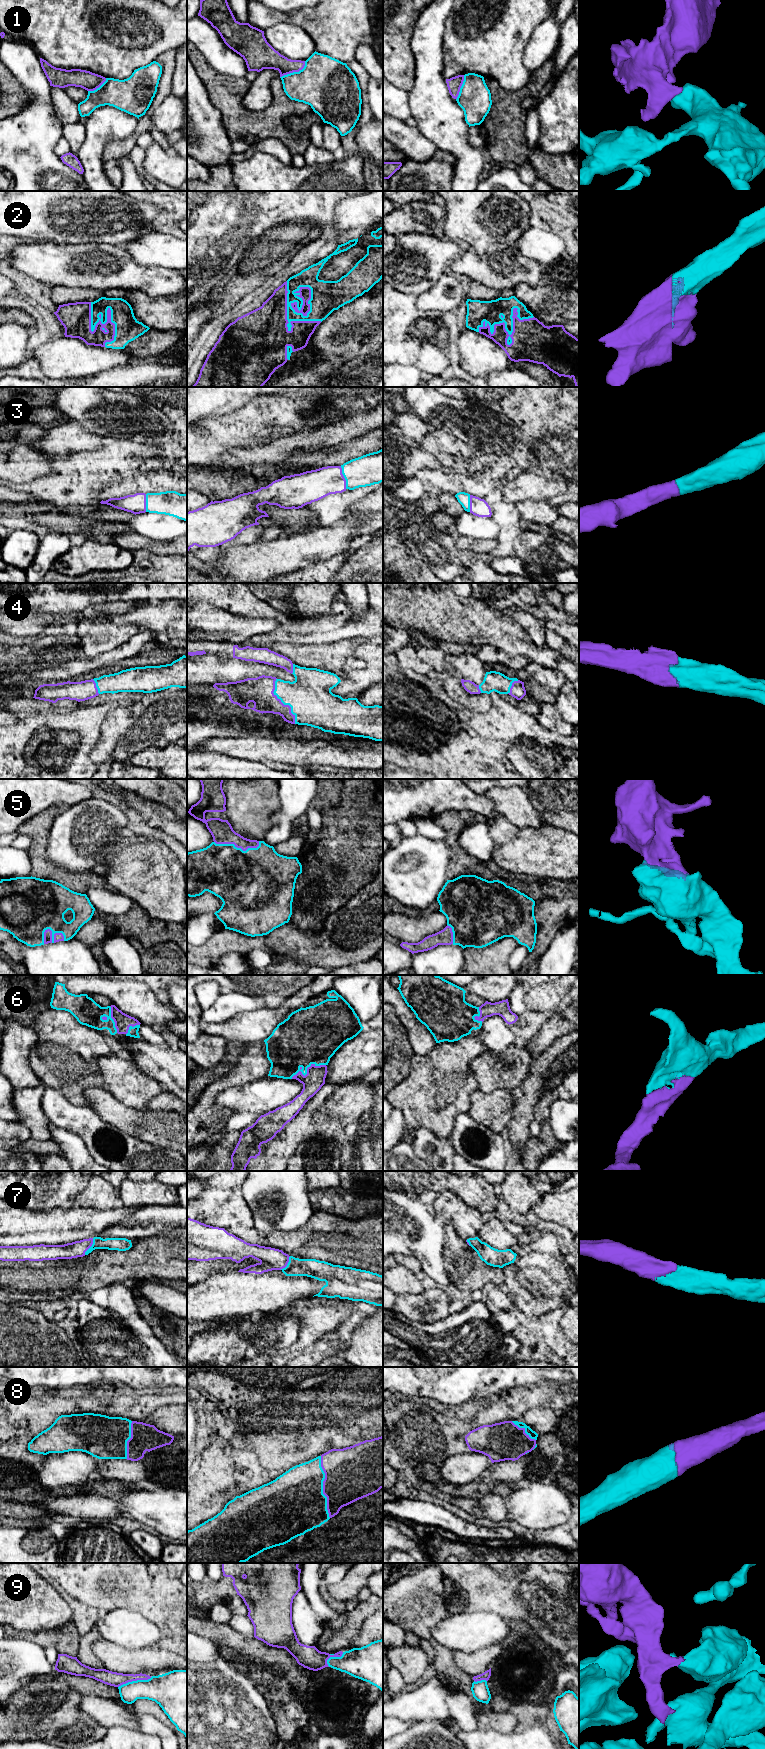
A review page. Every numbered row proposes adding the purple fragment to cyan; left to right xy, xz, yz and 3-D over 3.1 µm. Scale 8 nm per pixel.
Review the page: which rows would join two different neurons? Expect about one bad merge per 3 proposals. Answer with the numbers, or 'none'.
1, 9

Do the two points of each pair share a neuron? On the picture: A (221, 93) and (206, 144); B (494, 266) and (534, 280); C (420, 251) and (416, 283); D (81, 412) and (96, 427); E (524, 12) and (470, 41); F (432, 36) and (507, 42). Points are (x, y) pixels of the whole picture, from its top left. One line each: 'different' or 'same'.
A: different
B: same
C: same
D: same
E: same
F: different

